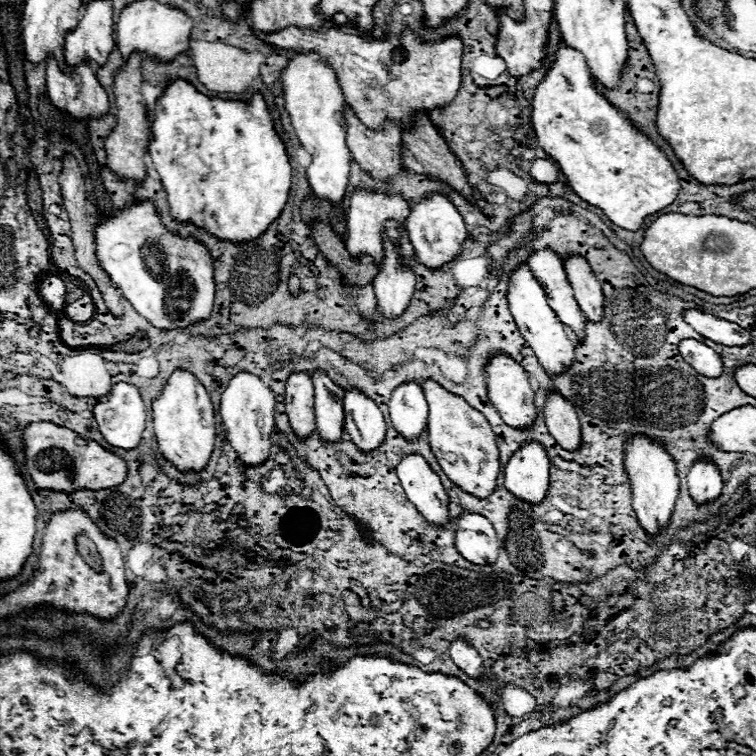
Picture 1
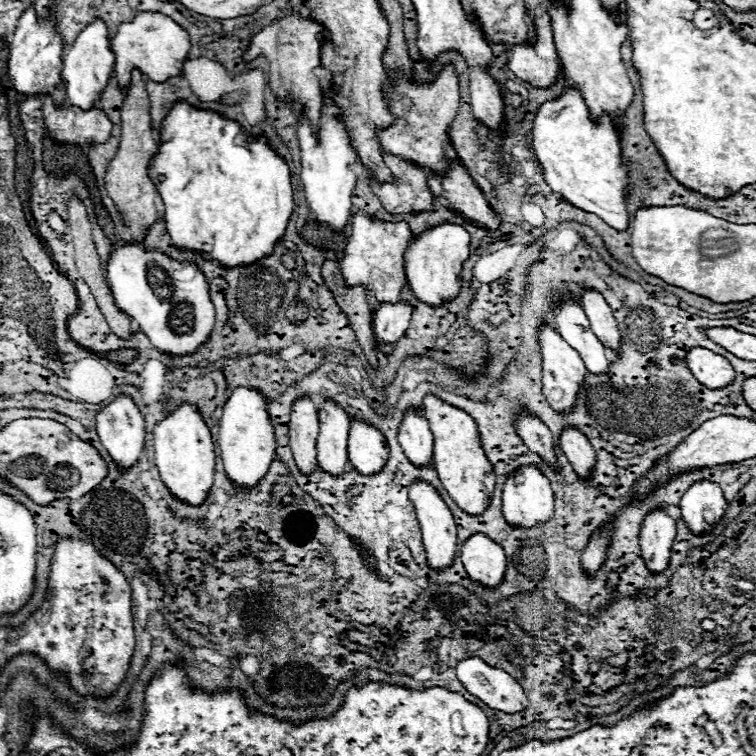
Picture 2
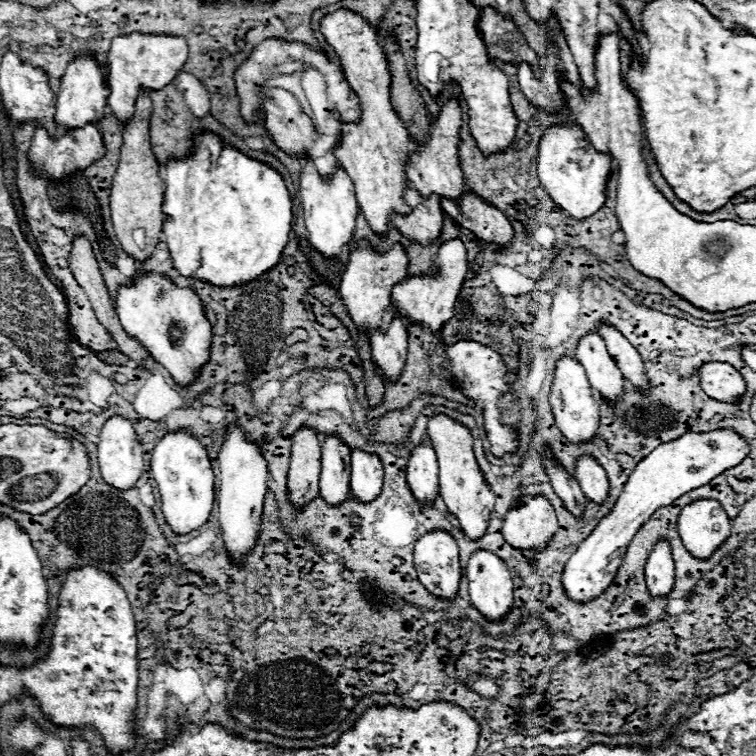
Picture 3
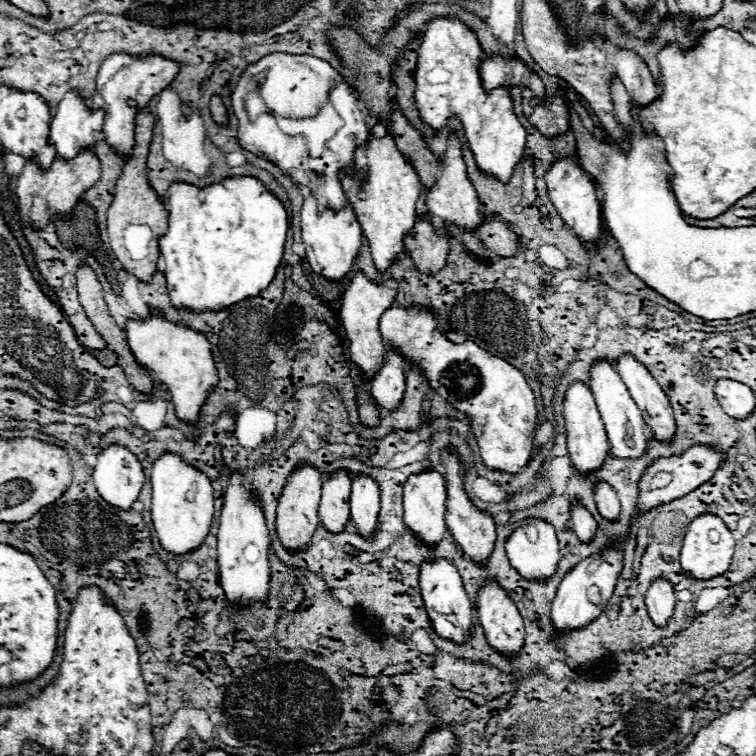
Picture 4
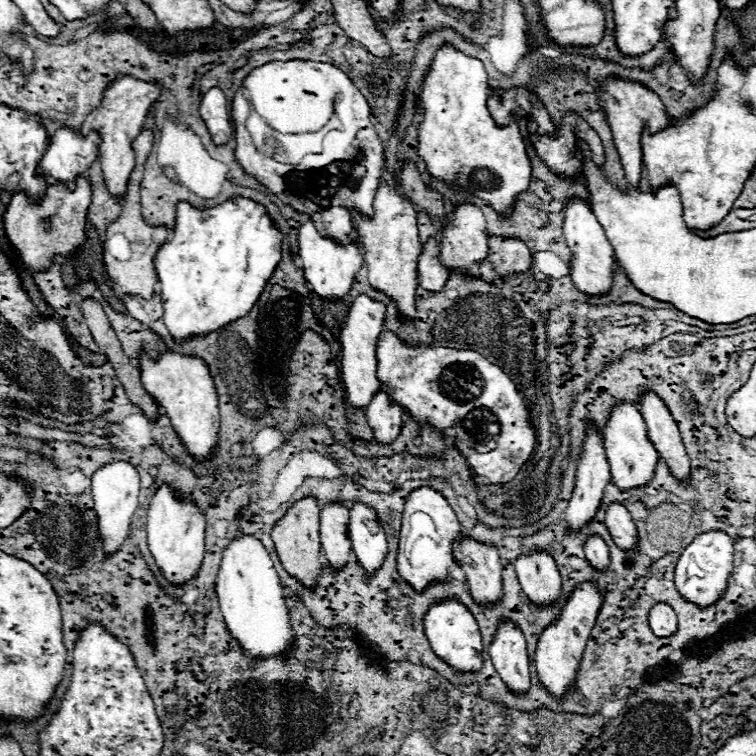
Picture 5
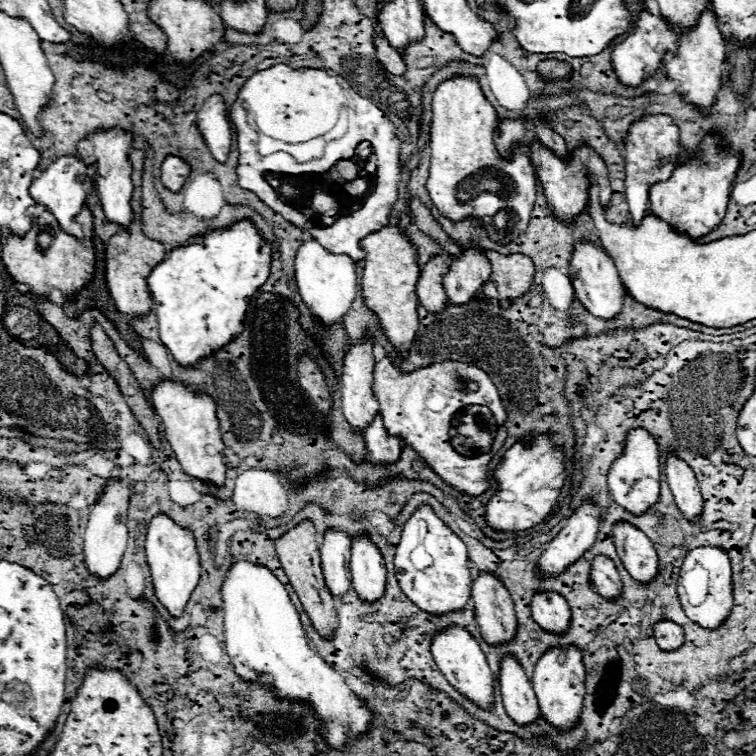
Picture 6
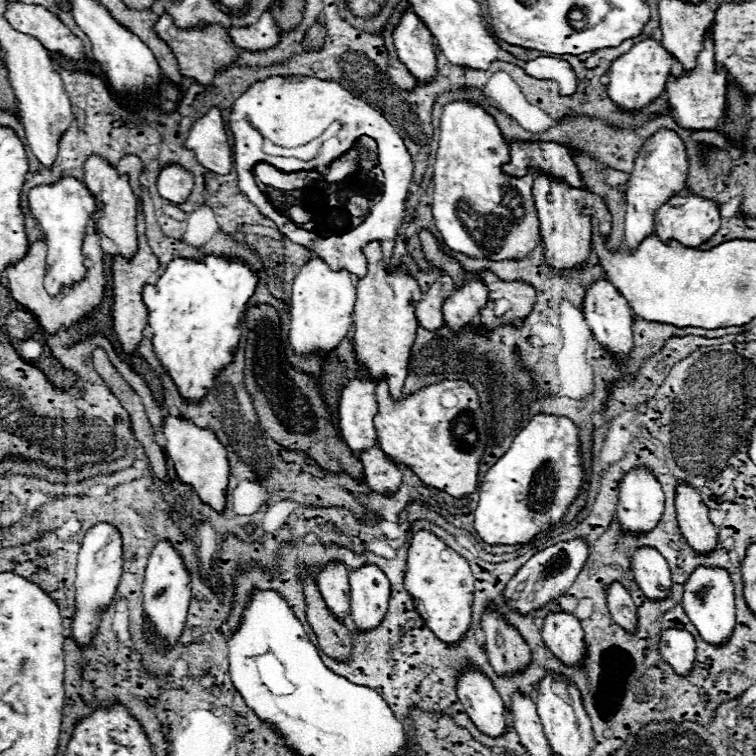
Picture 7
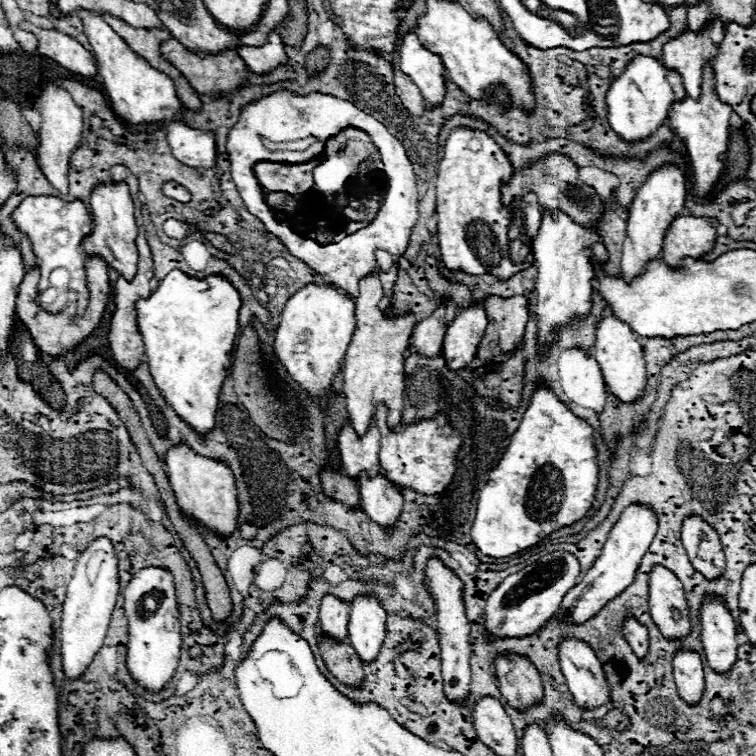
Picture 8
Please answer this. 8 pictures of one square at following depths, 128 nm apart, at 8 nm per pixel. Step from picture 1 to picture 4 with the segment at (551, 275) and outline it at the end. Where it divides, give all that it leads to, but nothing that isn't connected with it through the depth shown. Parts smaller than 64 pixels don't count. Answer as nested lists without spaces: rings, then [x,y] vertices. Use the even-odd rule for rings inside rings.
[[[602,362],[596,364],[590,372],[592,382],[592,394],[596,398],[598,404],[598,412],[600,418],[604,422],[606,428],[606,436],[608,436],[608,444],[610,444],[610,452],[616,458],[640,458],[646,454],[646,446],[648,446],[648,434],[646,434],[646,424],[642,420],[642,414],[638,410],[638,406],[634,404],[628,388],[624,386],[622,378],[618,376],[618,372],[610,366],[610,362]]]

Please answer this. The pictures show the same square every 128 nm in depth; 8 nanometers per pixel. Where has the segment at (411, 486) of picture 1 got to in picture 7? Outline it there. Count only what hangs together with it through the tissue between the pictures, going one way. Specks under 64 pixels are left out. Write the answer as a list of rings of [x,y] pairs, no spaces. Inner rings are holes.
[[[468,672],[458,678],[458,700],[482,734],[498,738],[506,732],[504,702],[484,674]]]

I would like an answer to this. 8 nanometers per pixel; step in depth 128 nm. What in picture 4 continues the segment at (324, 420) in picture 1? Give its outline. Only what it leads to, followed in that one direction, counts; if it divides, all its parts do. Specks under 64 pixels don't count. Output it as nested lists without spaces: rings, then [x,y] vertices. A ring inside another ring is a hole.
[[[338,472],[322,484],[318,516],[328,532],[344,532],[346,522],[350,520],[350,478],[346,472]]]

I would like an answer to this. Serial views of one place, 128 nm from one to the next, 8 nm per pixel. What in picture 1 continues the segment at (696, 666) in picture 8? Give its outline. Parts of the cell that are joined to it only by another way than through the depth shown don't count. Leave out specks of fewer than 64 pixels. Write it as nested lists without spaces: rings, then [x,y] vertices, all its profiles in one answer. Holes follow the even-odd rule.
[[[634,436],[626,446],[626,472],[632,480],[632,506],[638,516],[640,526],[646,534],[660,534],[674,510],[674,502],[678,498],[678,476],[674,468],[674,460],[664,454],[660,444],[652,444],[648,436]]]

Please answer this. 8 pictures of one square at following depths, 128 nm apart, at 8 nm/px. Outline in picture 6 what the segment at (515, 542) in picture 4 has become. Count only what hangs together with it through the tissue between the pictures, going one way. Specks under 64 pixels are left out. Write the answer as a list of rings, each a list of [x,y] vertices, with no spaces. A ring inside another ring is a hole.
[[[546,592],[546,594],[536,594],[532,598],[532,616],[540,628],[546,628],[546,632],[562,634],[570,628],[572,614],[570,606],[560,594]]]

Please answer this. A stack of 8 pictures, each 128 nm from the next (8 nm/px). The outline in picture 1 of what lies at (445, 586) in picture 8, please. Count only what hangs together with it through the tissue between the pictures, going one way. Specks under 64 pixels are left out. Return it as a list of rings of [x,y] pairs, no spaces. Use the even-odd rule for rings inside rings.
[[[402,384],[392,392],[388,402],[392,426],[402,432],[402,436],[412,442],[428,428],[428,404],[424,392],[418,384]]]

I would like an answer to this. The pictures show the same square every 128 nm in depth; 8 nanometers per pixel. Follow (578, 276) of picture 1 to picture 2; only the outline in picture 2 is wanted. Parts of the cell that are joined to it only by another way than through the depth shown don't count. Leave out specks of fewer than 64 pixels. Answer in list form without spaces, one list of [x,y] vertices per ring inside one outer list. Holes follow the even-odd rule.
[[[586,290],[580,298],[582,308],[590,320],[590,326],[594,328],[594,334],[598,336],[598,340],[602,340],[602,344],[612,350],[614,354],[622,352],[622,338],[620,338],[620,330],[616,326],[616,318],[612,316],[610,306],[604,302],[602,294],[598,294],[596,290]]]

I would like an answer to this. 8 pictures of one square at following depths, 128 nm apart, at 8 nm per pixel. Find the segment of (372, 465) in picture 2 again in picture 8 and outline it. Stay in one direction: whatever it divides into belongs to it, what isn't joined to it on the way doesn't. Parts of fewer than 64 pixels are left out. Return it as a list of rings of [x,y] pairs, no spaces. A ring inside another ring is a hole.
[[[356,598],[352,602],[348,620],[348,640],[364,664],[378,658],[378,652],[384,642],[384,628],[386,612],[378,604],[378,600]]]

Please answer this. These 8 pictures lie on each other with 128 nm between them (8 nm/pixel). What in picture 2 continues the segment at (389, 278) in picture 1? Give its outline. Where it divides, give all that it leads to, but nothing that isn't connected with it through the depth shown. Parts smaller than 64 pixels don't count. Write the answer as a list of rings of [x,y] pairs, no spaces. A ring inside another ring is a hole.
[[[406,302],[382,304],[374,314],[374,336],[378,344],[396,344],[410,326],[412,308]]]

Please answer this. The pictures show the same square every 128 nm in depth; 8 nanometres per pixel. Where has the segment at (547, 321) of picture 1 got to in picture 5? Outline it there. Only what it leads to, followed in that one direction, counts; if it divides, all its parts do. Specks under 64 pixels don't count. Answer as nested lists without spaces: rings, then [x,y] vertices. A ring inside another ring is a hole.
[[[588,432],[584,444],[584,458],[580,460],[578,474],[576,474],[574,496],[564,514],[564,522],[568,524],[570,530],[578,532],[588,522],[592,522],[592,518],[596,516],[602,504],[606,484],[610,484],[608,460],[604,456],[598,434]]]

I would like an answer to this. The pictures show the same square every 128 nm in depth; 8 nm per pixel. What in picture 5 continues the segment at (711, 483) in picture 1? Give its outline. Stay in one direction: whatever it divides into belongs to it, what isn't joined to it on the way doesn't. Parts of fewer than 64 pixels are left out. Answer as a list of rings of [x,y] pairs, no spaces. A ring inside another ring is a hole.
[[[716,530],[704,532],[700,536],[696,536],[692,540],[692,544],[686,546],[682,556],[678,558],[676,572],[674,572],[674,582],[676,582],[678,594],[684,600],[698,604],[698,608],[708,608],[724,596],[732,568],[734,568],[734,560],[732,560],[732,540],[730,540],[730,536],[726,536],[724,532],[716,532]]]

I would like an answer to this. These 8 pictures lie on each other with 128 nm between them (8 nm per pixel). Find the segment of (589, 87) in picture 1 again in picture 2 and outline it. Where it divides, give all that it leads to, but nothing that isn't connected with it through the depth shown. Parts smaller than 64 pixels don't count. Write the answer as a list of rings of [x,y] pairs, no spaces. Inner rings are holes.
[[[566,86],[558,100],[548,100],[540,106],[534,118],[534,154],[542,166],[544,180],[552,192],[560,194],[572,206],[598,214],[616,230],[628,226],[626,190],[628,170],[620,160],[620,142],[608,116],[598,124],[588,118],[588,108],[582,96]]]

